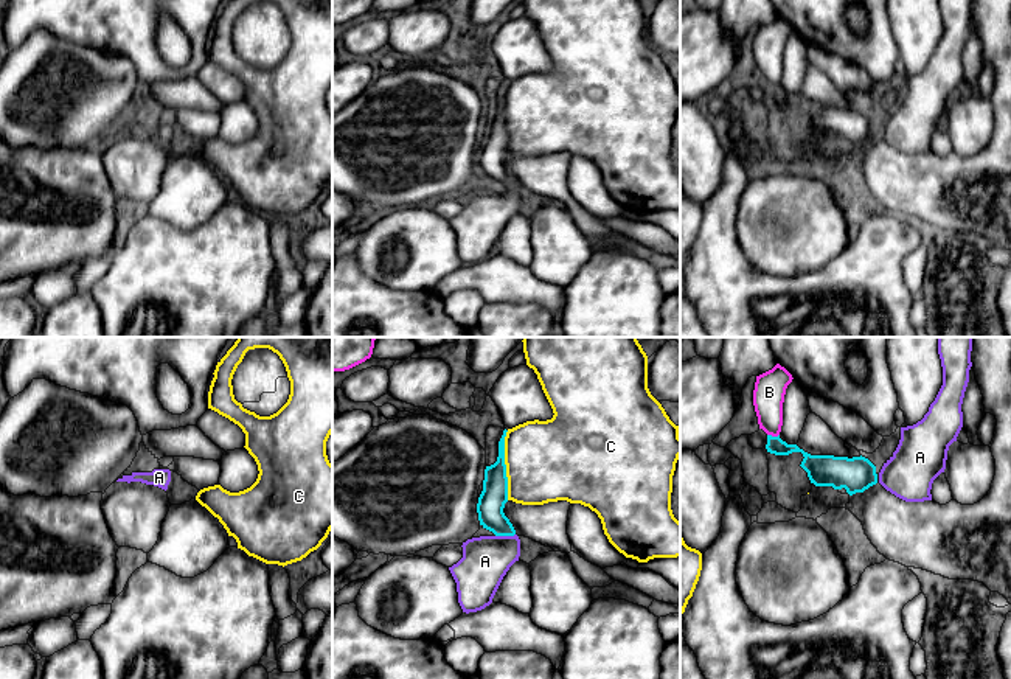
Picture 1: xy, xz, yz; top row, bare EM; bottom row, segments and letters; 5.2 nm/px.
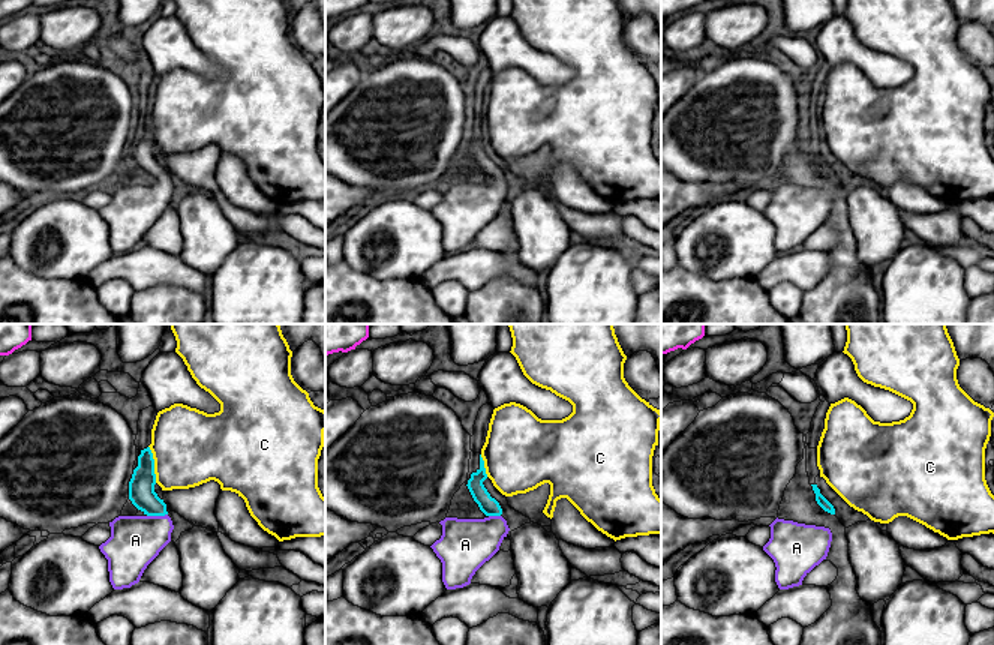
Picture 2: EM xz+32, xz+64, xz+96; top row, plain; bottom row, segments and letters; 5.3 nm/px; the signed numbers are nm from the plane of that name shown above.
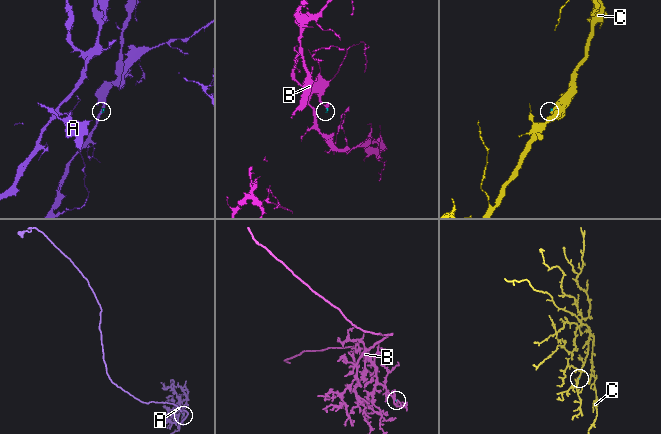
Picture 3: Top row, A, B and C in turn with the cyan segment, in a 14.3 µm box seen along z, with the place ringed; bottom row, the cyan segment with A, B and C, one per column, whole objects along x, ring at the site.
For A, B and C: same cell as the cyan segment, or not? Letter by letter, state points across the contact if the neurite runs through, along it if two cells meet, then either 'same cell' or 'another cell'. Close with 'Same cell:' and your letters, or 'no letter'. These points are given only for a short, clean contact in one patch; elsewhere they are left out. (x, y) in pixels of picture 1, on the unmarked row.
A: same cell
B: border along yz (767, 86), (778, 87); another cell
C: another cell
Same cell: A

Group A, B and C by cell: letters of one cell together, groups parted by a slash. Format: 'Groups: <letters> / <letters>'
Groups: A / B / C

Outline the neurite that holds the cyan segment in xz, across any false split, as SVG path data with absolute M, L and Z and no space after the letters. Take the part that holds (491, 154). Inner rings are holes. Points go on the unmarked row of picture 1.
M505 81L499 93L497 113L485 121L483 143L477 155L480 177L494 186L463 194L463 210L449 219L457 235L458 255L466 266L492 255L503 228L520 208L520 191L503 165L508 154L506 84Z

